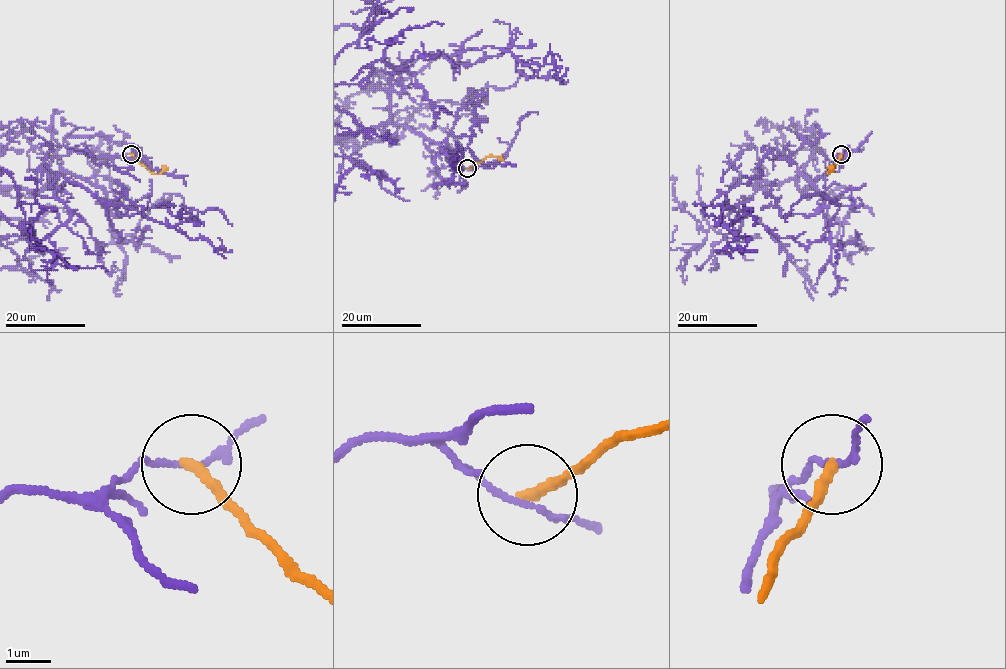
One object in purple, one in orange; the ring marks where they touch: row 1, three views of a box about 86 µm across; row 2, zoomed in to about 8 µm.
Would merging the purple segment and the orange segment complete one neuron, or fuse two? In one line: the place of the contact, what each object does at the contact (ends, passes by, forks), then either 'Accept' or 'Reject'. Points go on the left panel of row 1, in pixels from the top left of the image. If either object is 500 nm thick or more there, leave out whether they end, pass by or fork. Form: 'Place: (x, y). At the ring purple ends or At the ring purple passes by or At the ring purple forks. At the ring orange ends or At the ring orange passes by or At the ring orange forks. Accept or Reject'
Place: (131, 154). At the ring purple passes by. At the ring orange ends. Reject

